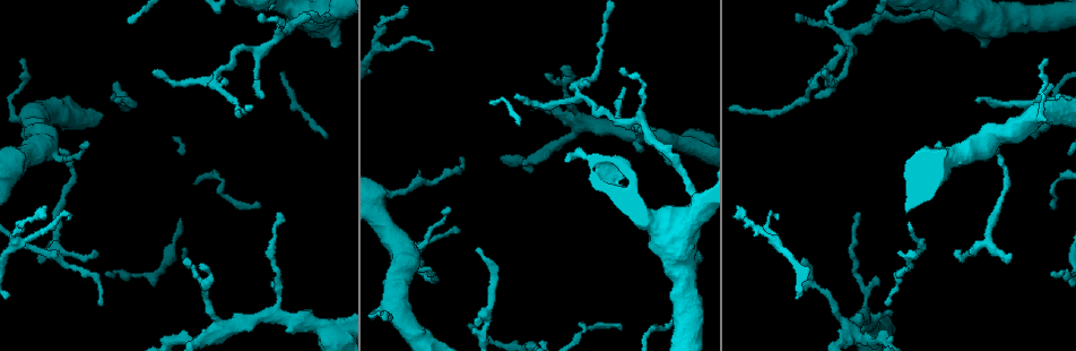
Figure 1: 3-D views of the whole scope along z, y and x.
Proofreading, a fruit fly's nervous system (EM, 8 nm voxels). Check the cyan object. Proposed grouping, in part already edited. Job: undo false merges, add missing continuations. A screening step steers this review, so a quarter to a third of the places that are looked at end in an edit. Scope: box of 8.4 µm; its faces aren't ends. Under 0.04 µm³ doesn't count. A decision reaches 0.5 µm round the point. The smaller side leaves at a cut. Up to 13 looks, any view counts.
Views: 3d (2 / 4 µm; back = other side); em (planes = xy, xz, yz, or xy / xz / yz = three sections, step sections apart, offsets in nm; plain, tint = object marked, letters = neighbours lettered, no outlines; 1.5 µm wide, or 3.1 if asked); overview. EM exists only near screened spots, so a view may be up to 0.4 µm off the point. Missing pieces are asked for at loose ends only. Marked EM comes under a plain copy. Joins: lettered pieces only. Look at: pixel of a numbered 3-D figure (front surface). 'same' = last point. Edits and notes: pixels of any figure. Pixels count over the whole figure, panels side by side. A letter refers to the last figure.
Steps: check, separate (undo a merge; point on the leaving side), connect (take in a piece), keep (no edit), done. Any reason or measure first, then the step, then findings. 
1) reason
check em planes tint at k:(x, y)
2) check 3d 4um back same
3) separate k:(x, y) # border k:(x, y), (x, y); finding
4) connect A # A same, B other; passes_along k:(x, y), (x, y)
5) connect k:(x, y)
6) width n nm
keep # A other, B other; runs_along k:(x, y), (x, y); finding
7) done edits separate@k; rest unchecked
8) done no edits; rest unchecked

an open end
check 3d 4um at 1:(262, 12)

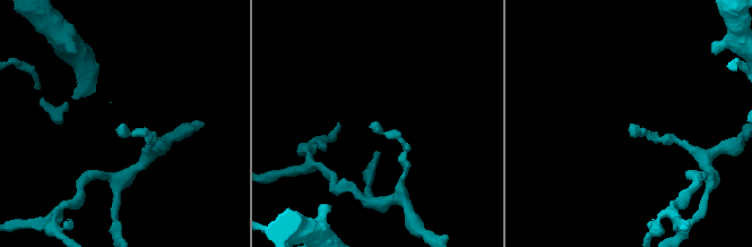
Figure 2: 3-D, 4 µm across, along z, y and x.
now the EM
check em 3.1um planes letters at 2:(122, 126)

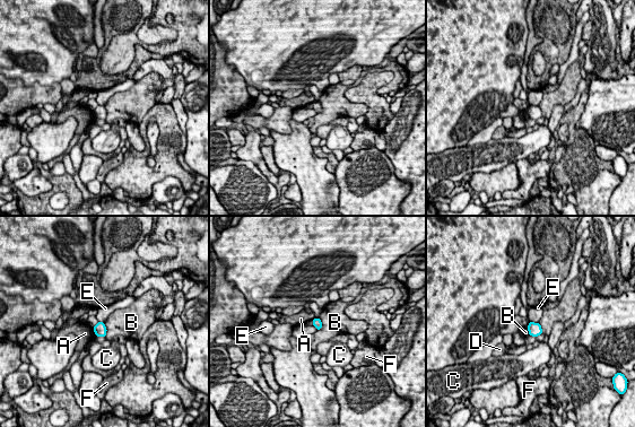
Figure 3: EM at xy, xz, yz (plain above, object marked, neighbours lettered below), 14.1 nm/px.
keep # A other, B other, C other, D other, E other, F other; border 3:(529, 321), (538, 323); no lettered piece goes on from it

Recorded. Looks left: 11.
an open end
check 3d 2um at 1:(982, 46)

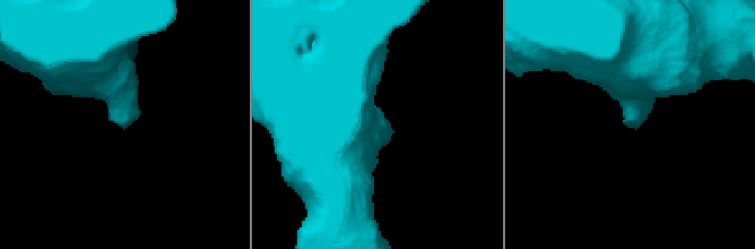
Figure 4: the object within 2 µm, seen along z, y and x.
need the tissue
check em planes letters at 4:(124, 122)

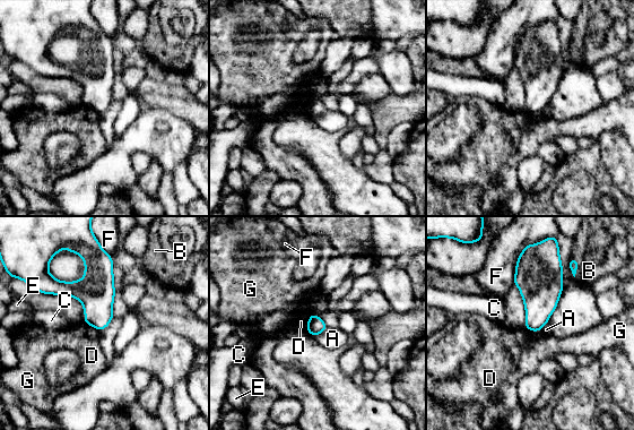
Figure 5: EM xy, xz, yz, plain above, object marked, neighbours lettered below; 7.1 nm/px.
keep # A other, B other, C other, D other, E other, F other, G other; none of them fits

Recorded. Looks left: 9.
free end
check em planes letters at 1:(154, 74)

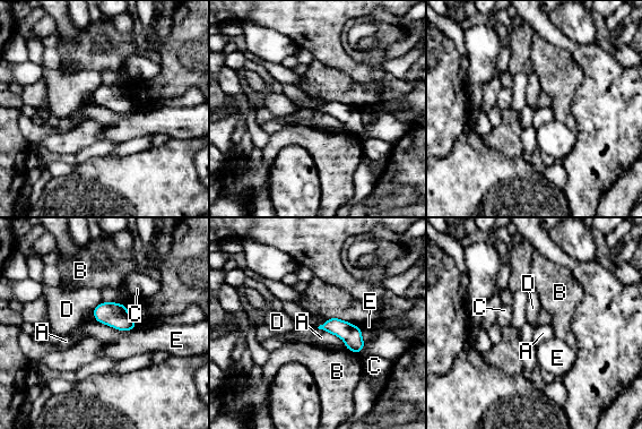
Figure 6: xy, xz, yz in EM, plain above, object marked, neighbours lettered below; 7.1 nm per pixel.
keep # A other, B other, C other, D other, E other; border 6:(318, 327), (337, 335), (346, 348); no lettered piece goes on from it

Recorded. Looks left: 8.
tapers out
check 3d 4um at 1:(97, 253)

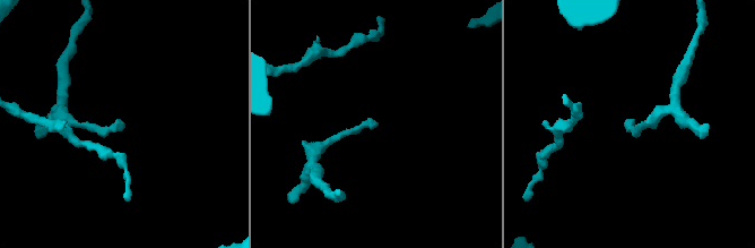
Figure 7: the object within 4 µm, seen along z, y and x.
check em planes letters at 7:(121, 124)

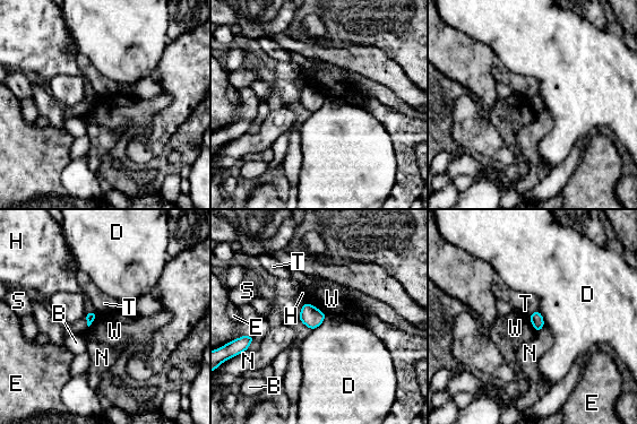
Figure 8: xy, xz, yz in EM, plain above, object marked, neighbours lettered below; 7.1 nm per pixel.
keep # B other, D other, E other, H other, N other, S other, T other, W other; border 8:(327, 316), (311, 330); no lettered piece goes on from it

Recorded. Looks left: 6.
thin end
check 3d 2um at 1:(639, 129)

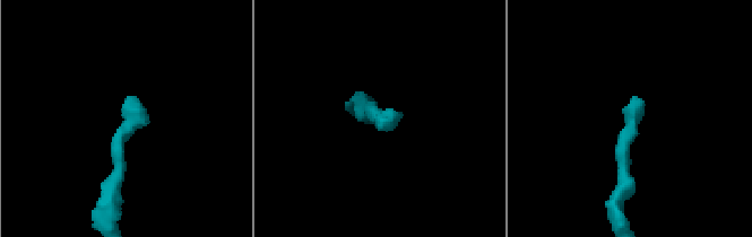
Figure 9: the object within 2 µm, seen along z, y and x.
now the EM
check em planes letters at 9:(382, 123)

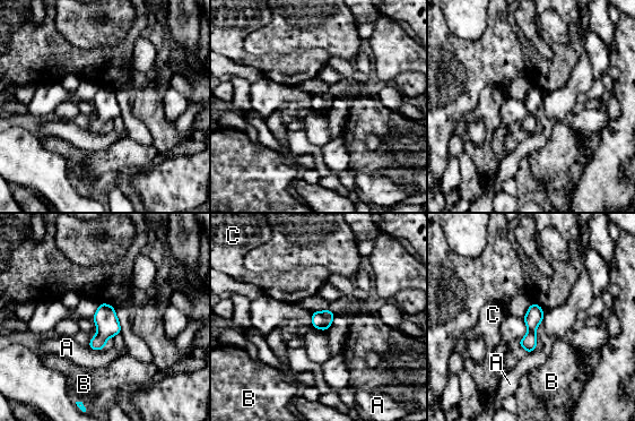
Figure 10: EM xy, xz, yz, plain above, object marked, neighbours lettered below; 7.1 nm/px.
keep # A other, B other, C other; border 10:(105, 345), (98, 350), (87, 346); no lettered piece goes on from it

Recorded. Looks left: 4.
done no edits; rest unchecked

